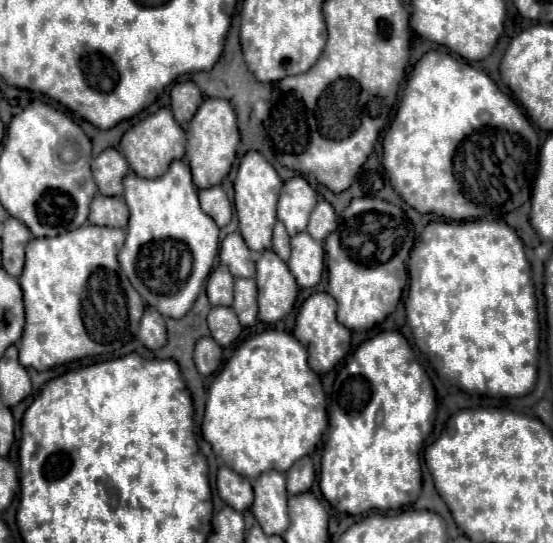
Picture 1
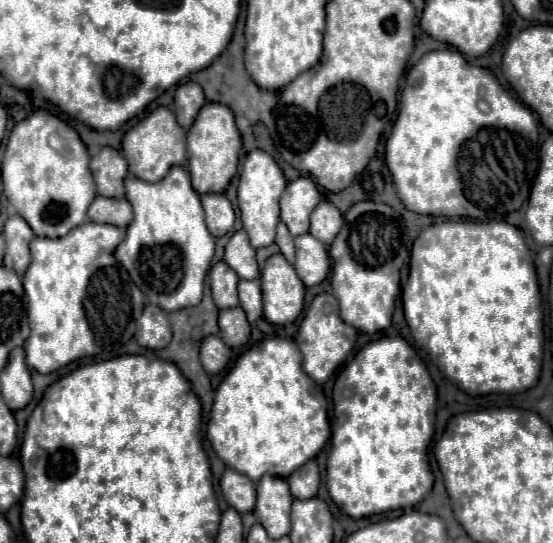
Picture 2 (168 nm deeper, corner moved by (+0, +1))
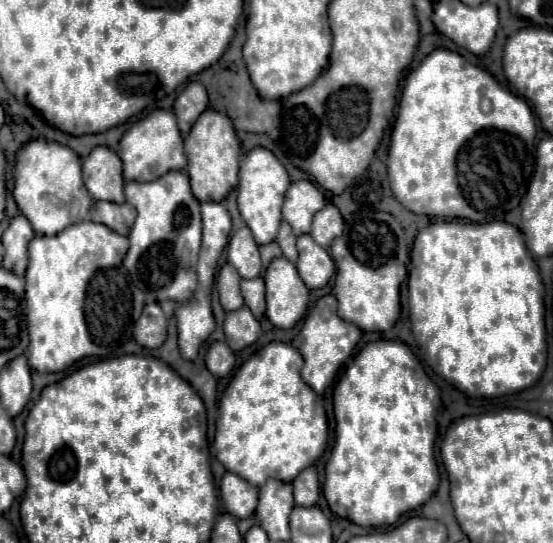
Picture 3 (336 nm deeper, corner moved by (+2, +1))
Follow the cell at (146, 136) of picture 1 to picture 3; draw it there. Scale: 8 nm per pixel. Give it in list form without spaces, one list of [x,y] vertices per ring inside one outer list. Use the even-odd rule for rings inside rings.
[[[155,109],[145,119],[137,121],[119,143],[119,157],[123,161],[123,177],[127,181],[155,181],[159,175],[165,175],[173,169],[183,169],[187,165],[185,153],[183,153],[183,137],[179,133],[179,127],[175,123],[173,111],[167,109]]]

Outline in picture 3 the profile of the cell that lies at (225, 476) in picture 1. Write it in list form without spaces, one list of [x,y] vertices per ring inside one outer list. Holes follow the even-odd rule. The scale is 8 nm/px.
[[[225,473],[221,479],[221,499],[227,511],[237,519],[253,515],[257,493],[259,493],[257,487],[249,485],[245,479],[241,479],[235,473]]]

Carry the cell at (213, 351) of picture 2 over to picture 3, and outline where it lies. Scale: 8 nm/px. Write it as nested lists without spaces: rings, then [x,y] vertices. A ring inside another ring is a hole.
[[[215,341],[209,345],[205,353],[205,365],[215,377],[225,377],[235,365],[235,355],[223,341]]]

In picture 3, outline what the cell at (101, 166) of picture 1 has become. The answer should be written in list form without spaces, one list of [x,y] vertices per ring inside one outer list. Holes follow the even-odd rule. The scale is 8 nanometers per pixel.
[[[95,147],[83,161],[83,181],[93,199],[123,203],[123,167],[109,147]]]

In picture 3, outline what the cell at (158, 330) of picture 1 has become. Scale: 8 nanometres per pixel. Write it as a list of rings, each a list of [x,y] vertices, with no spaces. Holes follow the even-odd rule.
[[[147,303],[139,323],[135,323],[133,339],[147,349],[157,349],[167,339],[167,317],[157,303]]]

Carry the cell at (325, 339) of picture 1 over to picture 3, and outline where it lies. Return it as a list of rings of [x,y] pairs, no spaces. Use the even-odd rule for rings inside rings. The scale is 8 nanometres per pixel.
[[[323,295],[313,309],[309,311],[299,335],[293,341],[293,347],[303,355],[305,365],[301,369],[301,377],[303,381],[315,391],[315,393],[323,393],[329,383],[335,379],[339,367],[347,361],[347,357],[351,357],[357,341],[361,337],[361,329],[355,327],[353,323],[347,323],[343,319],[339,319],[337,315],[337,303],[333,295]]]

